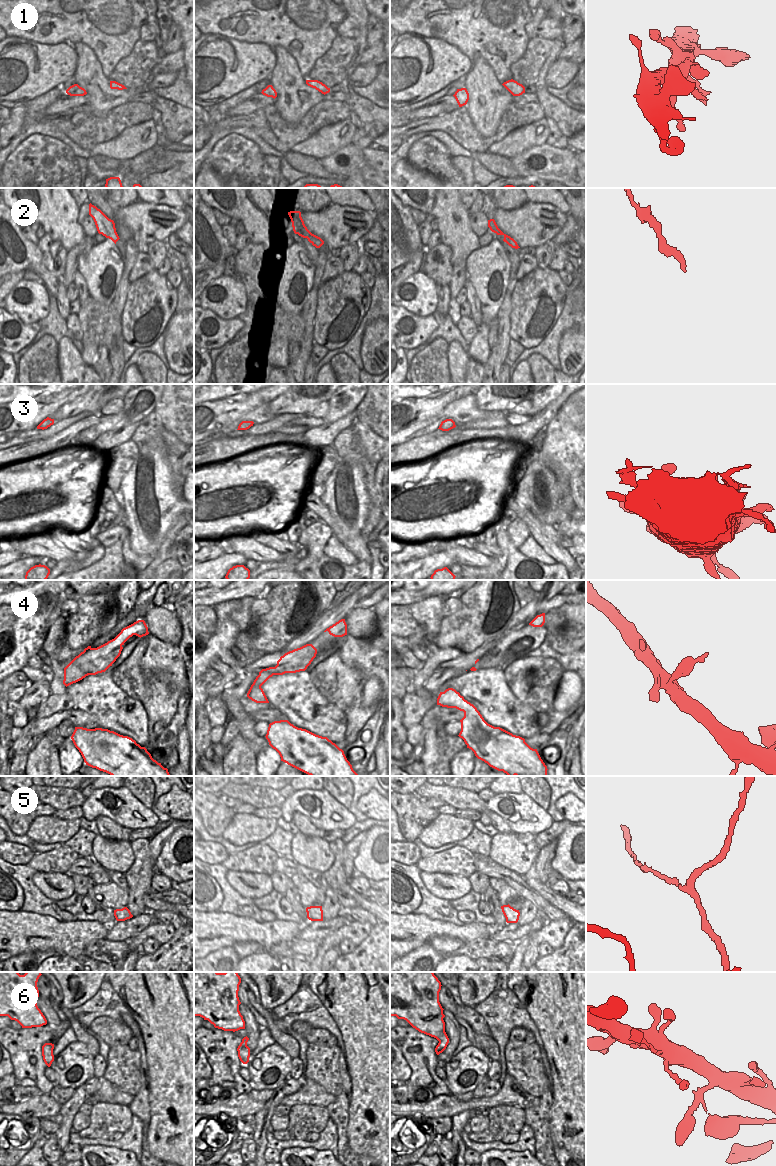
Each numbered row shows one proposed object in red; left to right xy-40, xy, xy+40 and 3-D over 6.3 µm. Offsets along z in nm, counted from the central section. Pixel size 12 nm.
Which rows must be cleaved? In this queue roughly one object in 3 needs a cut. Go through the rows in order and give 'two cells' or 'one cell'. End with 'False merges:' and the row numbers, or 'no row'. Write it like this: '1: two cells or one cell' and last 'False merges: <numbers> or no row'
1: one cell
2: two cells
3: one cell
4: one cell
5: one cell
6: one cell
False merges: 2

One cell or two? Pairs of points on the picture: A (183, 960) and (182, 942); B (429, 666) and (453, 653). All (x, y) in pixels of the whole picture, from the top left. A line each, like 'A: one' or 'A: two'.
A: one
B: one

